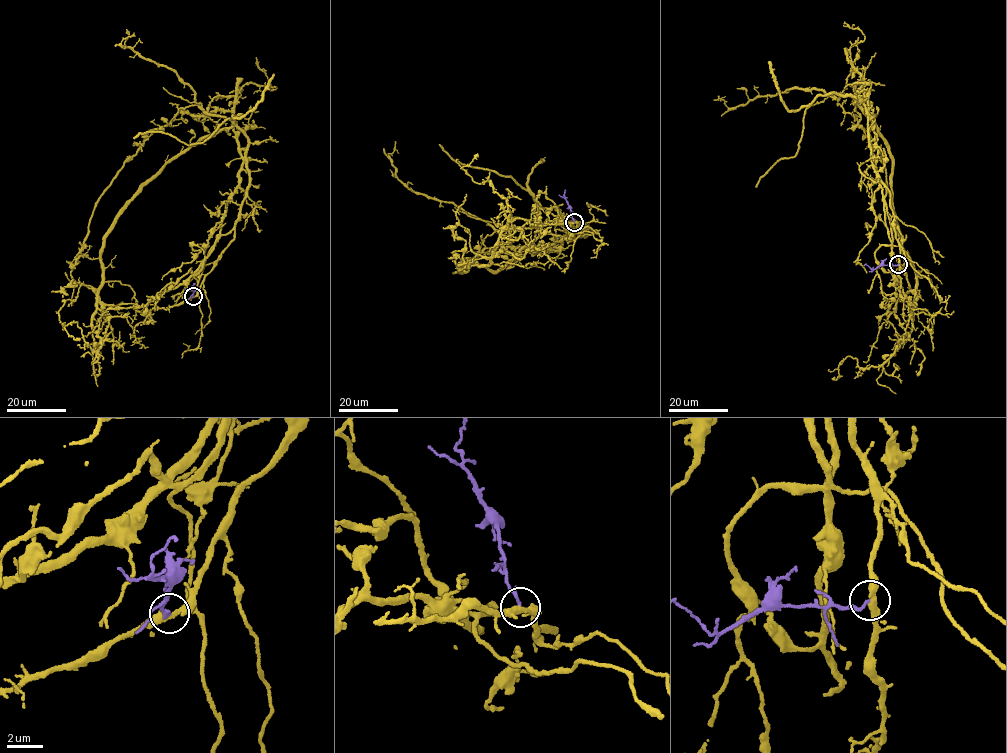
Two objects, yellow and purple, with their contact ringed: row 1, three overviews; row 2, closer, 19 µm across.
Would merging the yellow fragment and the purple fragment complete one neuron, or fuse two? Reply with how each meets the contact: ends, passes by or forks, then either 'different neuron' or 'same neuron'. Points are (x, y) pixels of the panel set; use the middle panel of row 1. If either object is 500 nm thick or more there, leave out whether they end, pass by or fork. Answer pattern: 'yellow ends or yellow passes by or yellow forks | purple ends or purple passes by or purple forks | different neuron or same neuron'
yellow passes by | purple ends | different neuron

